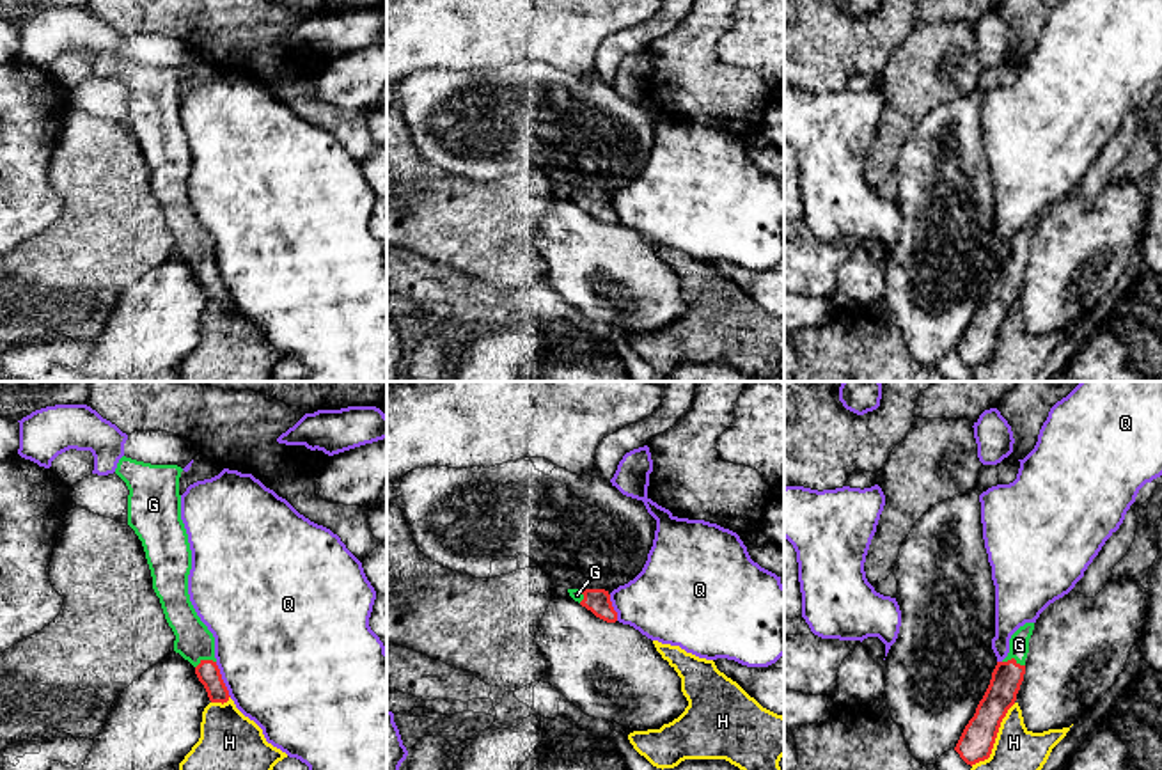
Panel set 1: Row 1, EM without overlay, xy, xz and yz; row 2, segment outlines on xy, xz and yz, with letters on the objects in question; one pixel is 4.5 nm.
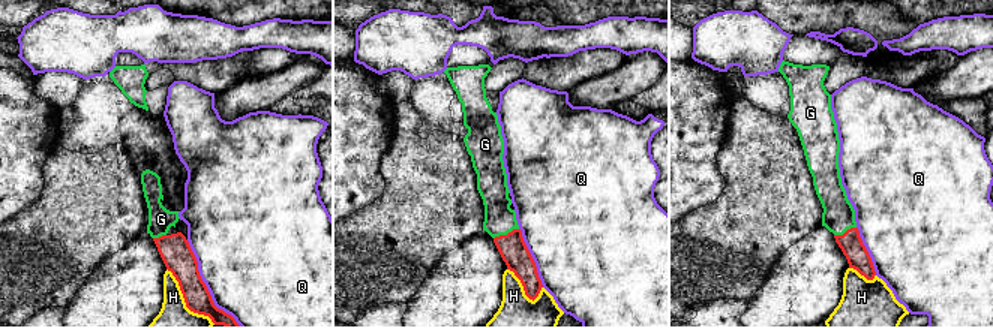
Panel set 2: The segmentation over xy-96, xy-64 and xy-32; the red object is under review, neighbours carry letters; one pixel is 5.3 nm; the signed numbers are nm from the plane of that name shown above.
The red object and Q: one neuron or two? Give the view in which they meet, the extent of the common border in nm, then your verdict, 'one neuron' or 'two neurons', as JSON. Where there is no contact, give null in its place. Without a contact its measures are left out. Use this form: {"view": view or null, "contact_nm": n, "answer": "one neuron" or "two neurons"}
{"view": "xy", "contact_nm": 180, "answer": "two neurons"}

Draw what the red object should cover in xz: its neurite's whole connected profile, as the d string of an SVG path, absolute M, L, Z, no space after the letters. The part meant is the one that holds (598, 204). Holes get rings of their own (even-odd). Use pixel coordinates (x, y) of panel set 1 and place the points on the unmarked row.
M568 192L569 199L596 220L616 225L617 215L612 209L610 197L605 192Z

